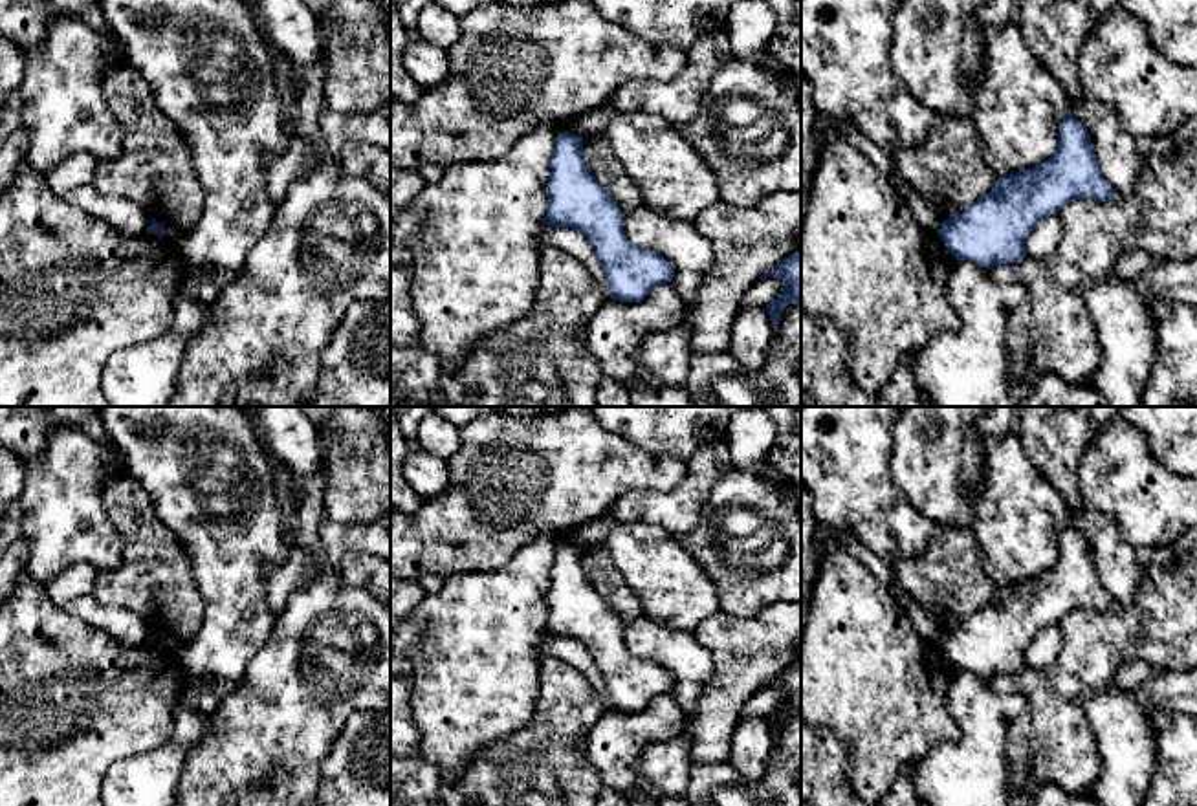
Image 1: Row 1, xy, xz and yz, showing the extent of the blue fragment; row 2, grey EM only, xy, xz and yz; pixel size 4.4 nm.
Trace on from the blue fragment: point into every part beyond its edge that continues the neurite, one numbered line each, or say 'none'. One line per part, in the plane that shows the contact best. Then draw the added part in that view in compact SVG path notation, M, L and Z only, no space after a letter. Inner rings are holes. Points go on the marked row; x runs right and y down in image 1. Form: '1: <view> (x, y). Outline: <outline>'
none

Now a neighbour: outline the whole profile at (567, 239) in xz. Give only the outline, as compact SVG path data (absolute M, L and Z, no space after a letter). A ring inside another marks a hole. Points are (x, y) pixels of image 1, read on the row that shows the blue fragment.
M541 223L535 234L537 240L548 242L581 260L590 275L598 280L601 293L610 299L610 286L607 282L601 262L583 233L572 227L550 227Z

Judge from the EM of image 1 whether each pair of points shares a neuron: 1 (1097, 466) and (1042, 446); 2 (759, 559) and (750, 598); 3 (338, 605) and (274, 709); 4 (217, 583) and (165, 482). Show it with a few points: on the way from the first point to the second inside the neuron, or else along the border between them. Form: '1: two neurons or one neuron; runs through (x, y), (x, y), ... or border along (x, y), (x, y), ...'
1: two neurons; border along (1104, 425), (1078, 464), (1080, 501)
2: one neuron; runs through (759, 568), (750, 581), (750, 588)
3: one neuron; runs through (330, 631), (307, 662), (307, 676), (299, 684)
4: one neuron; runs through (217, 557), (184, 522), (182, 508)

